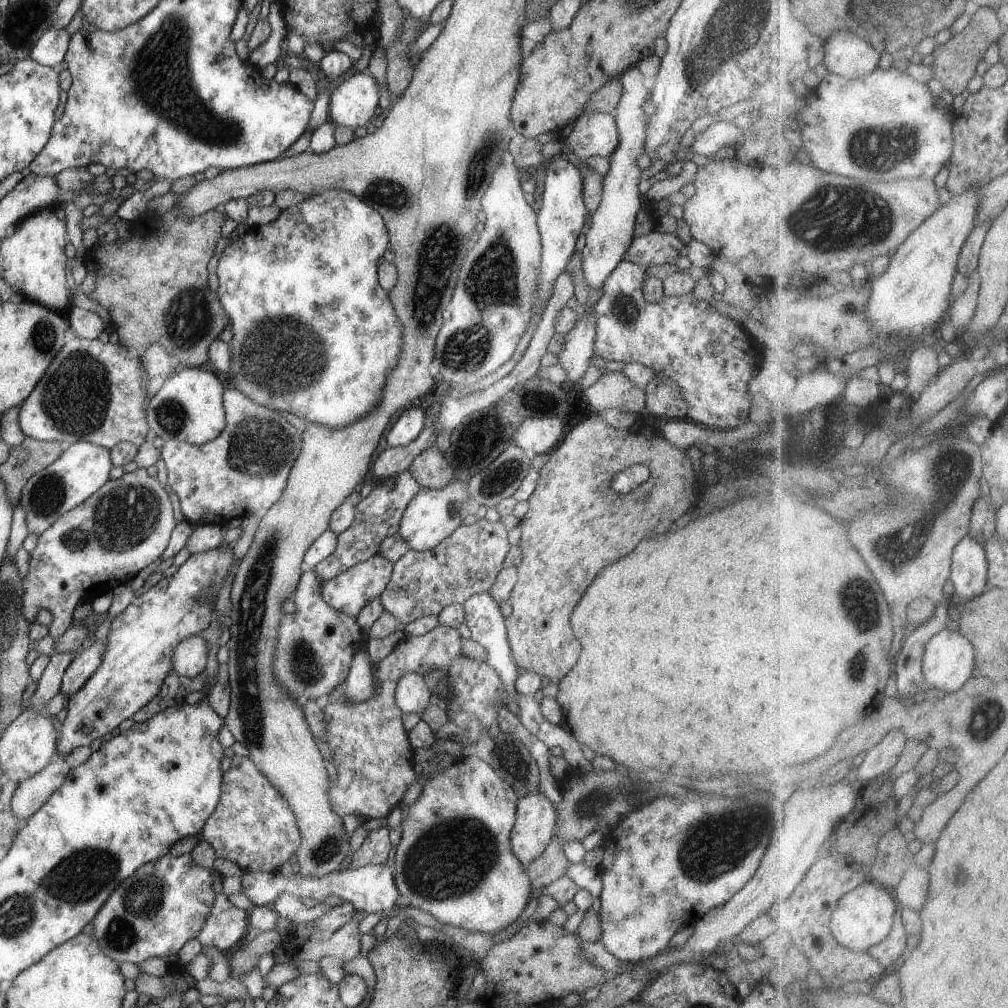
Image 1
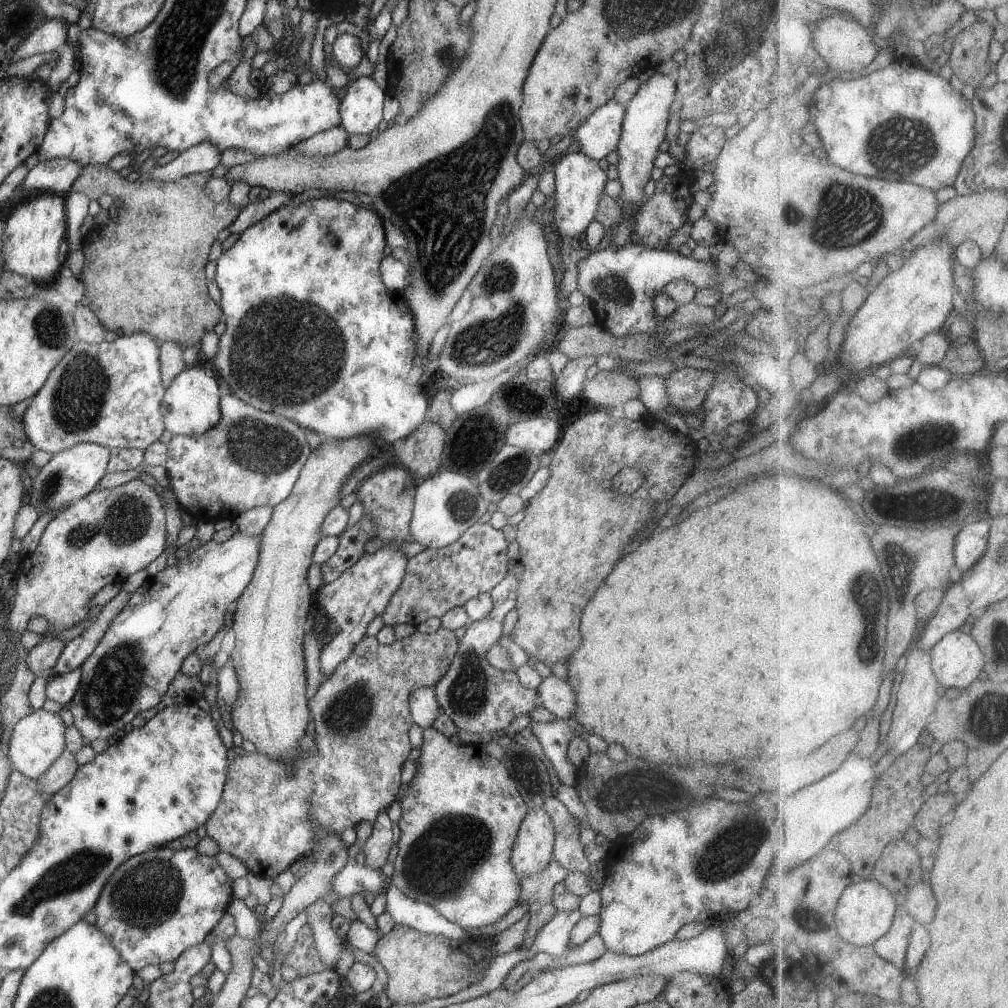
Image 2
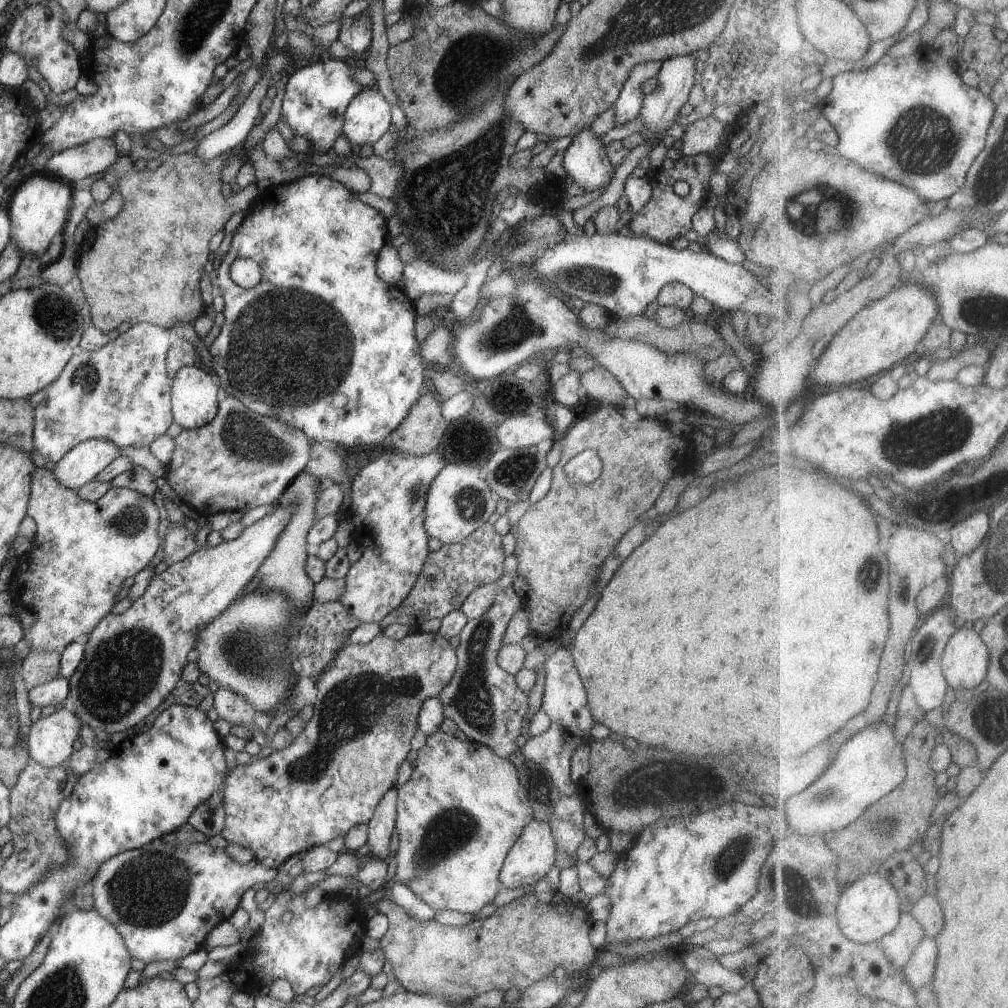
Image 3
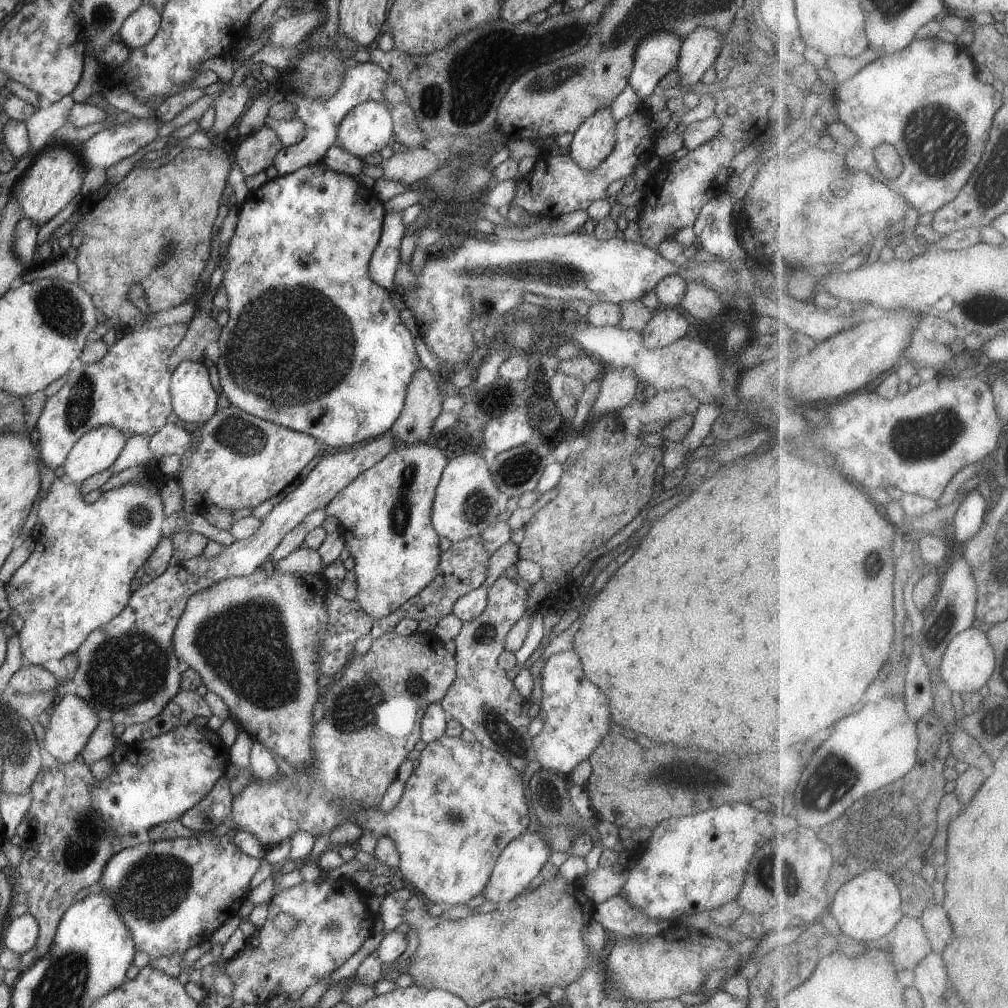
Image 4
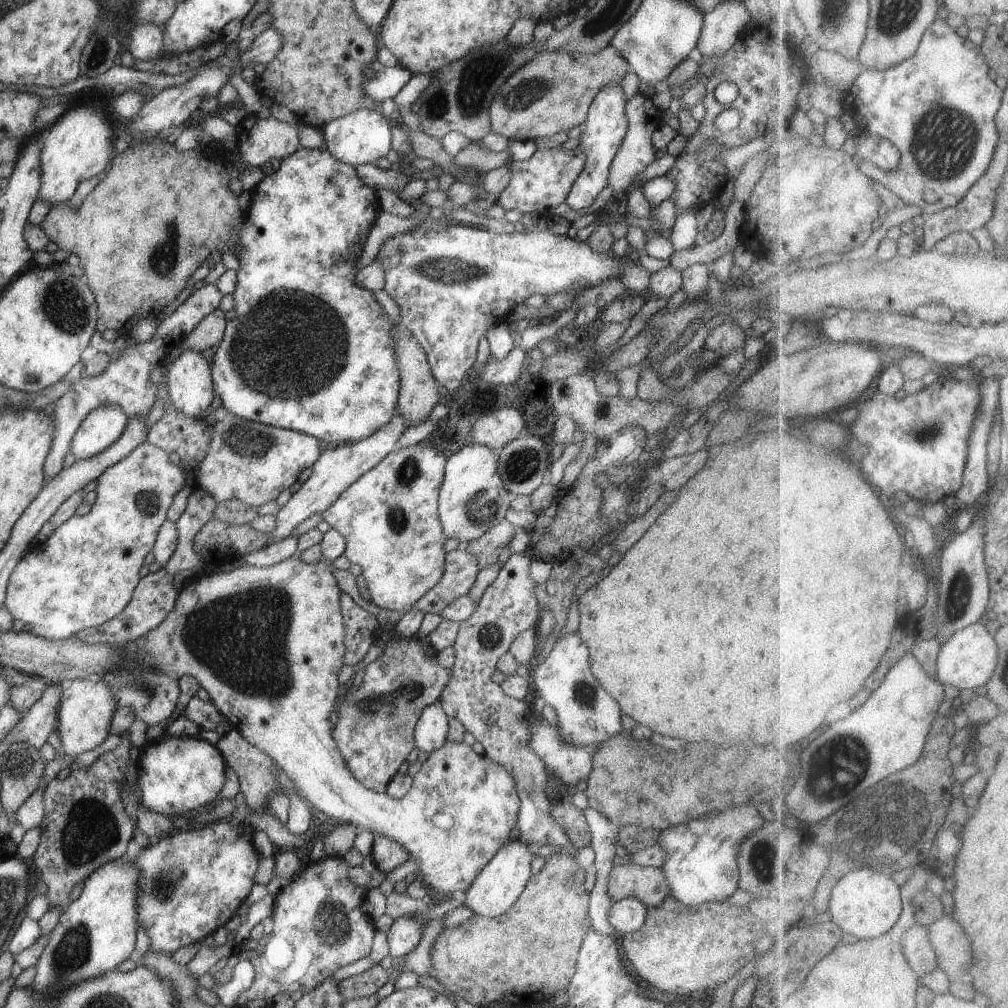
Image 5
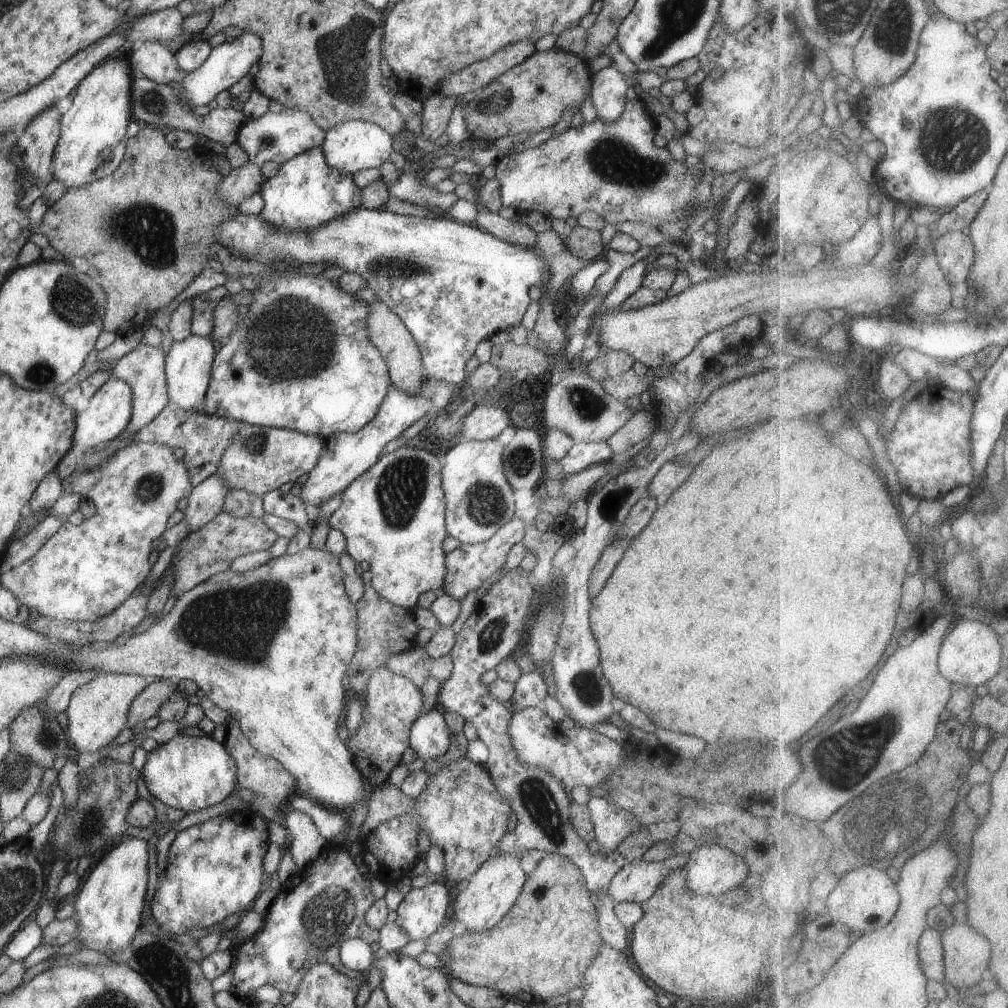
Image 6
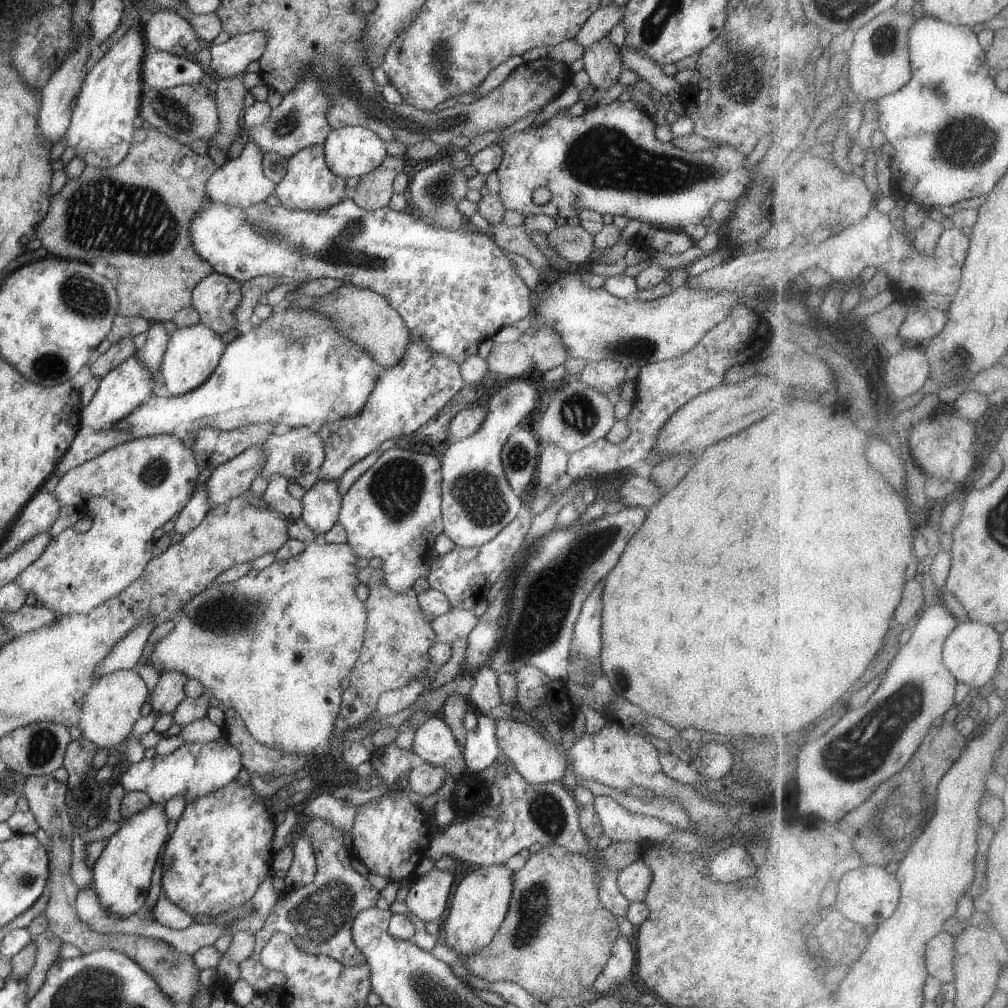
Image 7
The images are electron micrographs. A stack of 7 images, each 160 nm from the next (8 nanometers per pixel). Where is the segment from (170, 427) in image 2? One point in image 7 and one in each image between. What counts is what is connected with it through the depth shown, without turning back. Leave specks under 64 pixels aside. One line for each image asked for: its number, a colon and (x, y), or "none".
3: (194, 394)
4: (193, 399)
5: (189, 379)
6: (188, 363)
7: (193, 352)

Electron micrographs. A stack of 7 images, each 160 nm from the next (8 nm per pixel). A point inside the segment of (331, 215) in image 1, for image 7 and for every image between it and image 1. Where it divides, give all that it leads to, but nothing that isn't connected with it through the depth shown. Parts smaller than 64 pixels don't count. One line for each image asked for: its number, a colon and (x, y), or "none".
2: (335, 347)
3: (321, 328)
4: (312, 343)
5: (321, 344)
6: (300, 359)
7: (295, 368)

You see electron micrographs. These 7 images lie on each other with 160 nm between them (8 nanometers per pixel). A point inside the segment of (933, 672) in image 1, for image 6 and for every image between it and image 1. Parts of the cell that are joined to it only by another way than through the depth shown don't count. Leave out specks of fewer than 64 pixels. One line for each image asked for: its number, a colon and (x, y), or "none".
2: (959, 660)
3: (966, 663)
4: (970, 662)
5: (969, 659)
6: (973, 655)

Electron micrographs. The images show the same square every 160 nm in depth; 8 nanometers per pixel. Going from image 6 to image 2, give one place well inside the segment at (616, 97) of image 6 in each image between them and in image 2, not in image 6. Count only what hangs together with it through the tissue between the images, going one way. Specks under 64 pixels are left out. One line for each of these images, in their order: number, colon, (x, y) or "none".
2: (579, 180)
3: (586, 161)
4: (594, 140)
5: (606, 123)

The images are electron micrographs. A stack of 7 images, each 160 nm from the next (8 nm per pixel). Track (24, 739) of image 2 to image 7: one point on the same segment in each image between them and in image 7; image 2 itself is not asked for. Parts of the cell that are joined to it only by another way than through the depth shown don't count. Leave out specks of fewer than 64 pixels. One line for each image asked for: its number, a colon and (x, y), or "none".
3: (51, 740)
4: (72, 721)
5: (86, 710)
6: (98, 711)
7: (111, 707)

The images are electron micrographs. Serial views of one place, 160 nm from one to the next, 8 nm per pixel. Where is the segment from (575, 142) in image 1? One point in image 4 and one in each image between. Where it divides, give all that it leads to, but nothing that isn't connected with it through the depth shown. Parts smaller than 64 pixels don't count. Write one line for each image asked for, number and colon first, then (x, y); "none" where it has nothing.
2: (599, 134)
3: (627, 107)
4: (656, 55)

